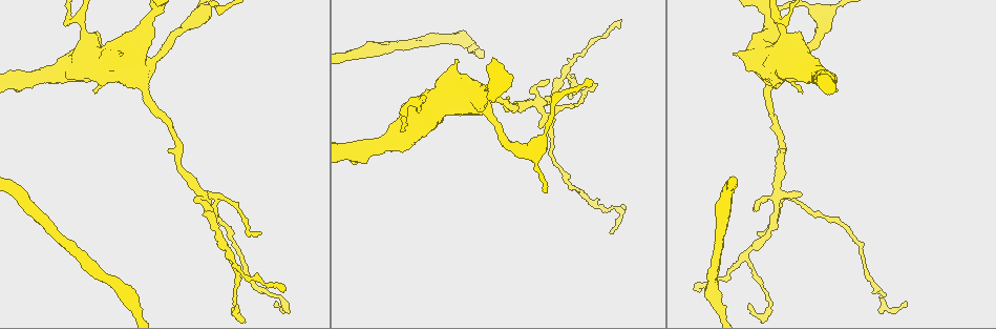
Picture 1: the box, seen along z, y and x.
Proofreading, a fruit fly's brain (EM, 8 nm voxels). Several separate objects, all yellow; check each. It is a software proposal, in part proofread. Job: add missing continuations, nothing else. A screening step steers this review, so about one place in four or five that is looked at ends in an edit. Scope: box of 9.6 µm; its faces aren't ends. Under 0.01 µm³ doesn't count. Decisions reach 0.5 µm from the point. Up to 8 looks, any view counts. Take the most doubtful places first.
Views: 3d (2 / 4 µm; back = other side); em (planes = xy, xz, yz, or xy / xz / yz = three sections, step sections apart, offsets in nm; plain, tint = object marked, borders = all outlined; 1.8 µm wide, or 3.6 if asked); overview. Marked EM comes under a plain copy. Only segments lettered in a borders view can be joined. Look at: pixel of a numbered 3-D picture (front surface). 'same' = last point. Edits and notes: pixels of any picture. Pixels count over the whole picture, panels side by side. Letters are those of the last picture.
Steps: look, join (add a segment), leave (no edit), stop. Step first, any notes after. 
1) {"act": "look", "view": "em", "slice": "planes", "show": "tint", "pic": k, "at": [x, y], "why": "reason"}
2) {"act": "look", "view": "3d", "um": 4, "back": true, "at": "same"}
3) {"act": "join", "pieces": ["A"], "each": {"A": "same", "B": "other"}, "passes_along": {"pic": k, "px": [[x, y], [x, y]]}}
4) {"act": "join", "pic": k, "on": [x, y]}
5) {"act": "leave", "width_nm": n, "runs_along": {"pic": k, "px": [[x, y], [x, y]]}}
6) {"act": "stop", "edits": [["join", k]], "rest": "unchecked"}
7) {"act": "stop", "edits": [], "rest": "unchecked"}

{"act": "look", "view": "3d", "um": 4, "pic": 1, "at": [754, 209], "why": "tapers out"}

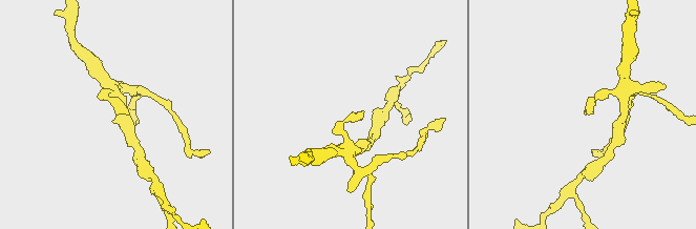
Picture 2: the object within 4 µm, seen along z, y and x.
{"act": "look", "view": "em", "slice": "yz", "step": 8, "show": "borders", "pic": 2, "at": [126, 114]}

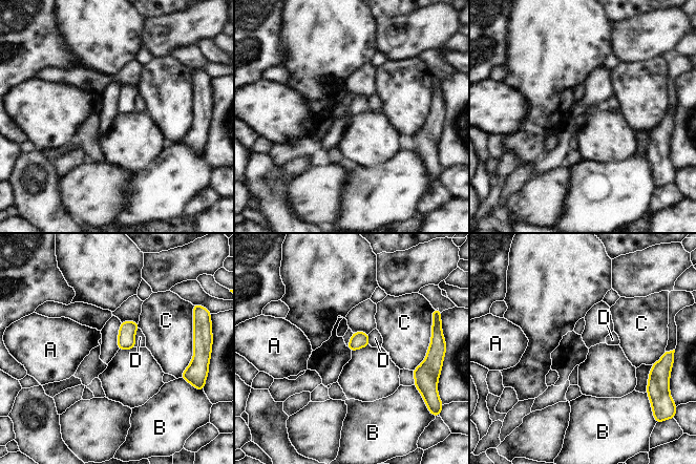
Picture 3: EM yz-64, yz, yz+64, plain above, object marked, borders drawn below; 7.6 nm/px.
{"act": "leave", "longest_contact_nm": ["D", 160], "each": {"A": "other", "B": "other", "C": "other", "D": "other"}, "found": "no lettered segment goes on from it"}

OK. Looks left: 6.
{"act": "look", "view": "em", "slice": "planes", "show": "borders", "pic": 1, "at": [884, 303], "why": "sharp bend"}

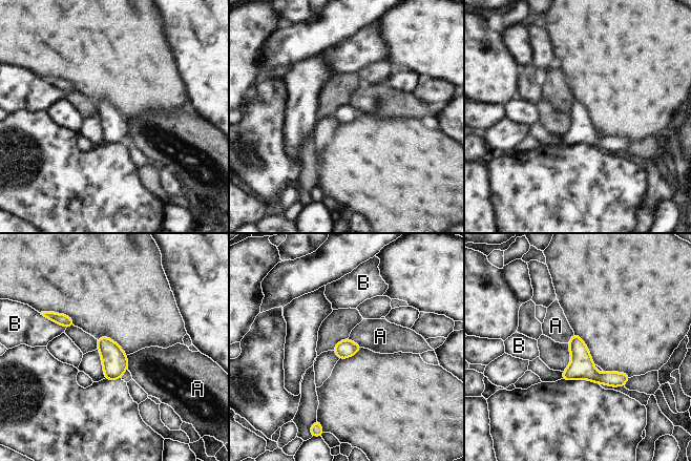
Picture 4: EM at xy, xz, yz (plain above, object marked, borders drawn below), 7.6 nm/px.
{"act": "leave", "each": {"A": "other", "B": "other"}, "border": {"pic": 4, "px": [[126, 355], [128, 369]]}, "found": "no lettered segment goes on from it"}

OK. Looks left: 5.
{"act": "look", "view": "em", "slice": "xy", "step": 8, "show": "tint", "pic": 1, "at": [238, 313], "why": "sharp bend"}

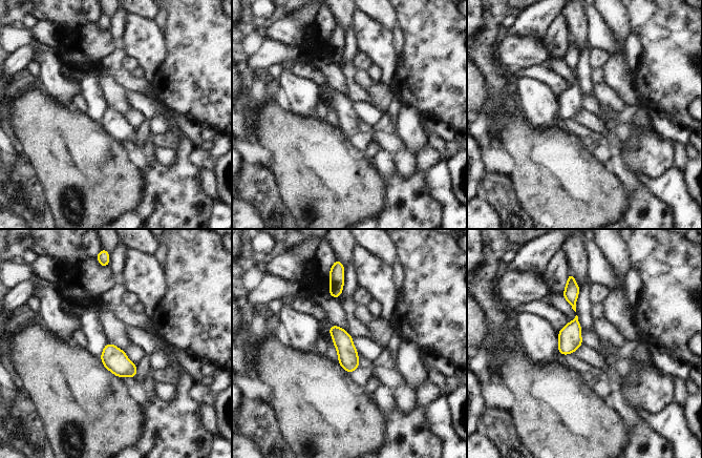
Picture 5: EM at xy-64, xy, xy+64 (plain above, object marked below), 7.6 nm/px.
{"act": "look", "view": "em", "slice": "planes", "show": "borders", "at": "same", "why": "another direction"}

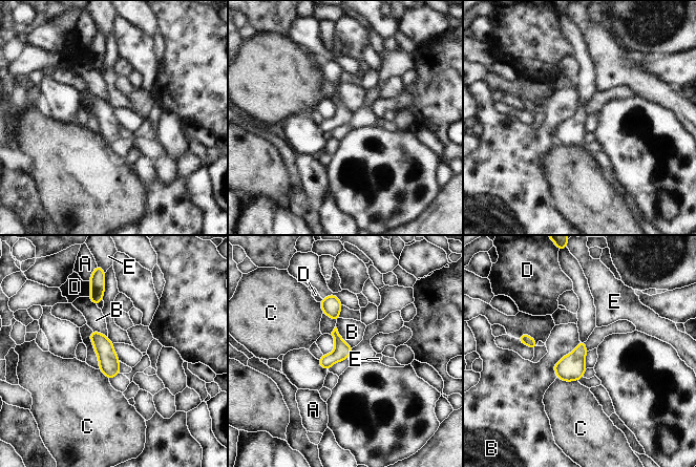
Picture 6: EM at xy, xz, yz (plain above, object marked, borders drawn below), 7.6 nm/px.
{"act": "leave", "each": {"A": "other", "B": "other", "C": "other", "D": "other", "E": "other"}, "border": {"pic": 6, "px": [[580, 341], [553, 366], [556, 377]]}, "found": "none of them fits"}

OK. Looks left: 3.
{"act": "stop", "edits": [], "rest": "unchecked"}

